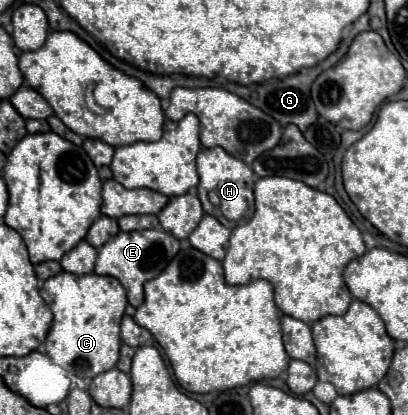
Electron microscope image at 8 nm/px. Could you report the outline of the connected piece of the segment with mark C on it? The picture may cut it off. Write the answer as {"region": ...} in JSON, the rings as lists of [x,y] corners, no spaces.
{"region":[[[60,272],[42,284],[40,296],[44,298],[44,302],[50,306],[52,314],[54,314],[54,322],[48,330],[44,344],[46,344],[46,354],[52,360],[56,360],[56,364],[62,364],[64,368],[68,368],[74,374],[88,378],[88,380],[106,372],[106,370],[112,370],[116,366],[118,354],[120,354],[120,320],[122,320],[124,308],[128,304],[126,290],[122,288],[122,284],[116,278],[100,276],[94,272],[84,274],[84,276]]]}

